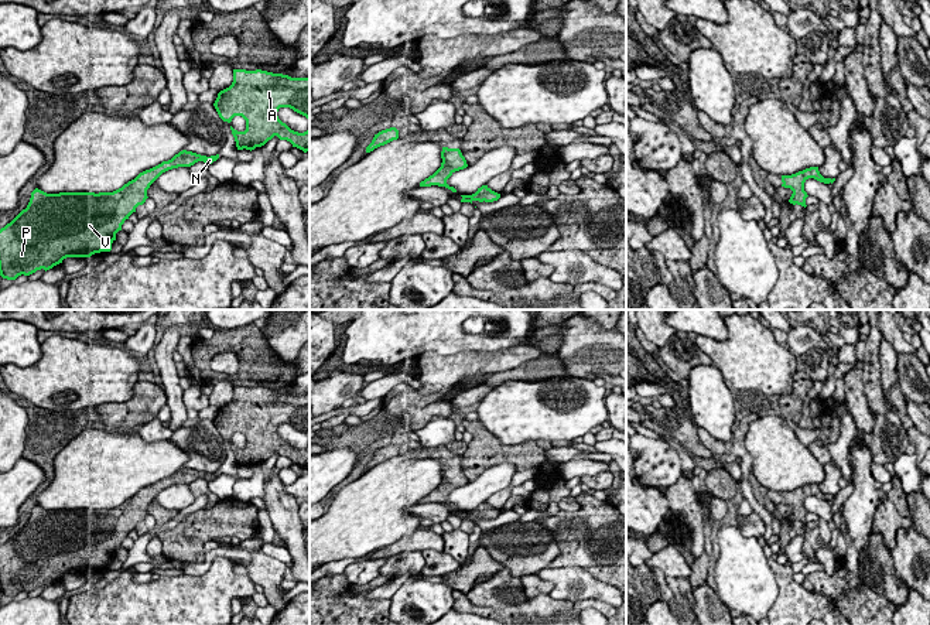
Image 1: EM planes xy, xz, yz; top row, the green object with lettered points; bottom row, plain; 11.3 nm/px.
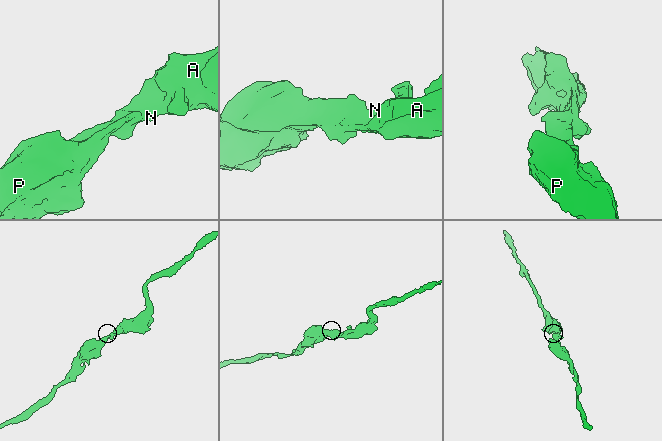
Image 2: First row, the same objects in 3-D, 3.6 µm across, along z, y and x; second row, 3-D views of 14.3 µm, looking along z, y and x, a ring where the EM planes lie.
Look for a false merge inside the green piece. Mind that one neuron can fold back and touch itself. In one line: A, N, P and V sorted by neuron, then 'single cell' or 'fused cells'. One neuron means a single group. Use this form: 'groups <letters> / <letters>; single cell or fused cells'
groups A N P V; single cell

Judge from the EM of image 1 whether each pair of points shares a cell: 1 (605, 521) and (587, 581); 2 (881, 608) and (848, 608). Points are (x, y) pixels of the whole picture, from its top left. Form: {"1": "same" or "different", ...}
{"1": "different", "2": "same"}

